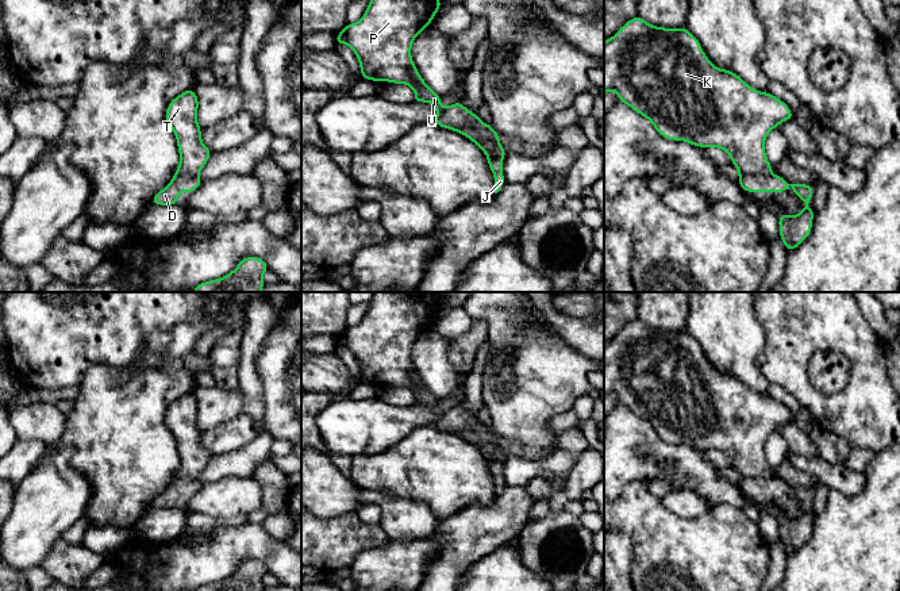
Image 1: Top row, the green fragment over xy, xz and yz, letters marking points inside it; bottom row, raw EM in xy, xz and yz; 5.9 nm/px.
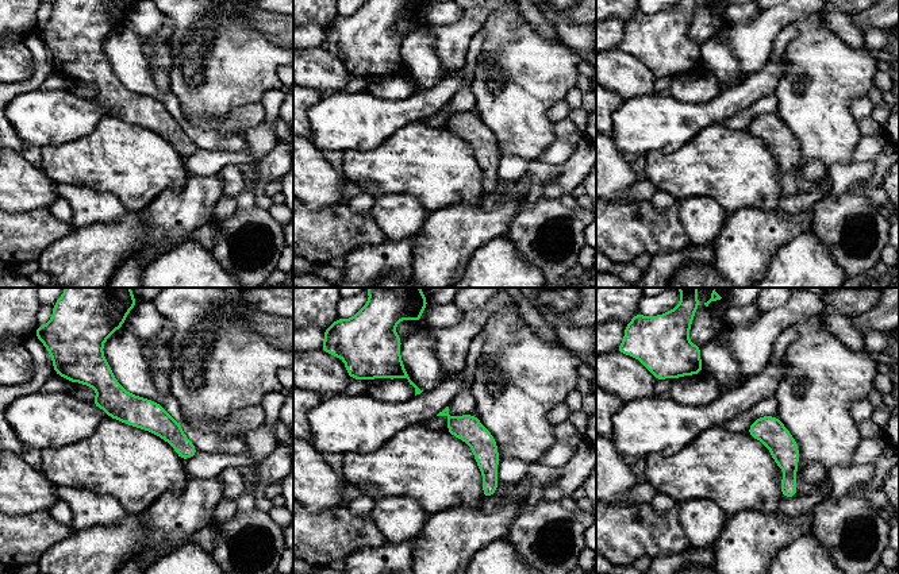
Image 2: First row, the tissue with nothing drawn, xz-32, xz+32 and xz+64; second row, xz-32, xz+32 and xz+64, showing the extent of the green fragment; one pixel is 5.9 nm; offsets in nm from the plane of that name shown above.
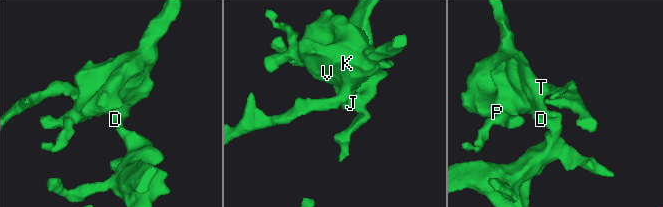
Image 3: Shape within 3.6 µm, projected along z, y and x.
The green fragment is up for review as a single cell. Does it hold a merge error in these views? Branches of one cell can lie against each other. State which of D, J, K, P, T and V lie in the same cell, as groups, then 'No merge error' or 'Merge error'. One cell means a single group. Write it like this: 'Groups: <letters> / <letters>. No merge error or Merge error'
Groups: D J / K P T V. Merge error

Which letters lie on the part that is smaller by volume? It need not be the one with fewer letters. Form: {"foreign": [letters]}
{"foreign": ["D", "J"]}

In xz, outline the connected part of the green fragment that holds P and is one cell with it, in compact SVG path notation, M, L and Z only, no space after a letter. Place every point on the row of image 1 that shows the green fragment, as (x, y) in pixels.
M370 0L361 20L347 23L335 37L335 42L346 43L354 51L359 61L361 78L411 87L415 92L414 103L426 101L436 108L434 119L436 126L461 133L478 124L477 114L469 111L461 101L443 108L442 97L424 82L411 57L415 38L431 24L441 7L439 0Z

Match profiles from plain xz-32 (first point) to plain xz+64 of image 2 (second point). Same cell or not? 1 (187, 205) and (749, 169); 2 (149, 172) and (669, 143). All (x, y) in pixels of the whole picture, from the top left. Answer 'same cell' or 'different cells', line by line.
1: different cells
2: different cells

